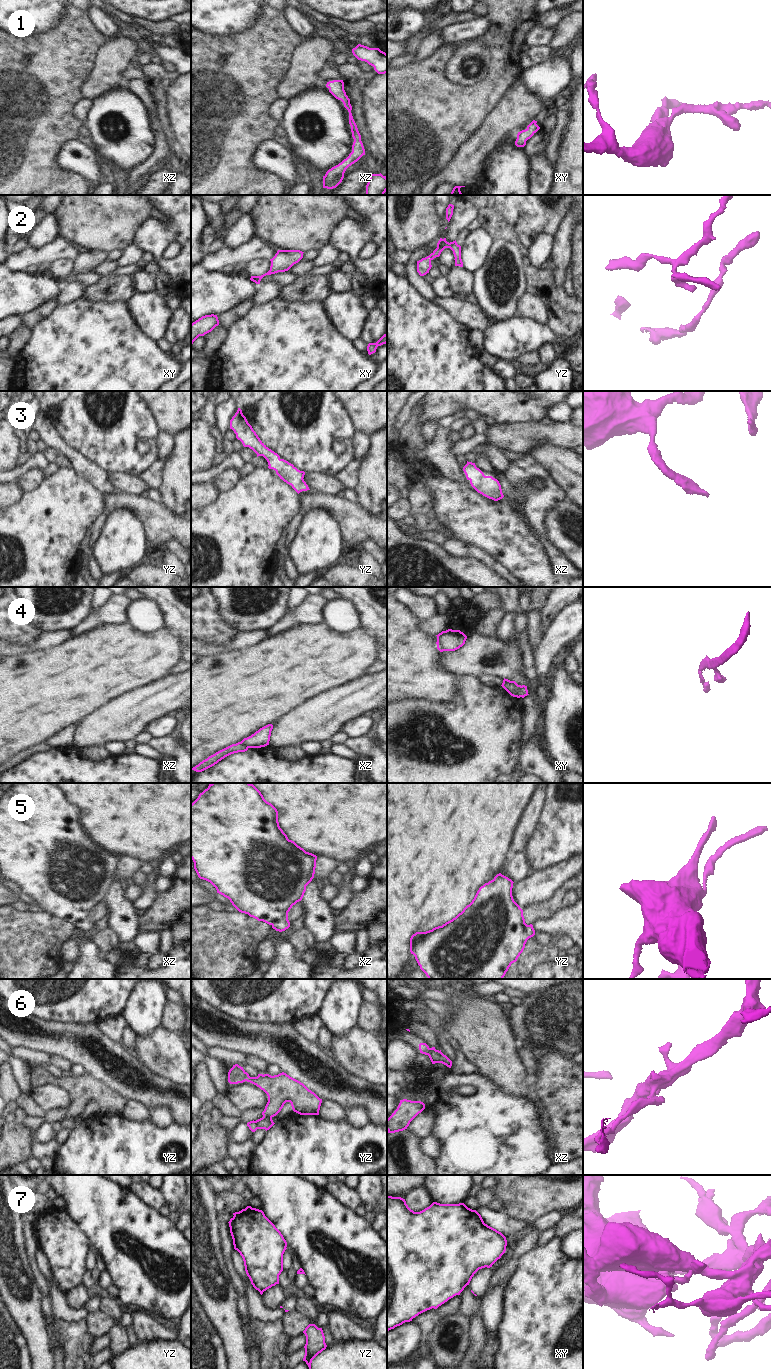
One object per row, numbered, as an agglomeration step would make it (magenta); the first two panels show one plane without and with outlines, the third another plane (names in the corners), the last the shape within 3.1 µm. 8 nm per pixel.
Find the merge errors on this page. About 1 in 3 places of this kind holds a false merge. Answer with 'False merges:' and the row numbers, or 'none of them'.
False merges: 4, 6, 7

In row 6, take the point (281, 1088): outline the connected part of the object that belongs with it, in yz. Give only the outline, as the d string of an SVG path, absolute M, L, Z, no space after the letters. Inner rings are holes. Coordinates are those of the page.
M238 1064L233 1065L228 1072L228 1082L230 1084L238 1084L245 1081L256 1085L267 1094L268 1102L264 1111L262 1112L263 1117L276 1116L286 1102L290 1102L293 1111L300 1115L319 1115L322 1099L320 1099L314 1092L309 1090L303 1083L290 1077L284 1072L274 1076L269 1074L258 1074L257 1077L250 1077L243 1067L239 1066Z

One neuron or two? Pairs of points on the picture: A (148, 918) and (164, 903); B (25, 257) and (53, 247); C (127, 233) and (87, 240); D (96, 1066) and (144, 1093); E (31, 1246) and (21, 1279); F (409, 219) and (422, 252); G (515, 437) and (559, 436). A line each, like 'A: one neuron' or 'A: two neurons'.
A: one neuron
B: one neuron
C: one neuron
D: one neuron
E: two neurons
F: two neurons
G: one neuron

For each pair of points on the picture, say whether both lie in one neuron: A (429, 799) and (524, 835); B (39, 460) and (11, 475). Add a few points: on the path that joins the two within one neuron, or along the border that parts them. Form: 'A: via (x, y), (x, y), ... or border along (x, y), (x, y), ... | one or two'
A: border along (524, 809), (513, 835), (509, 853) | two
B: via (32, 462), (18, 470) | one

